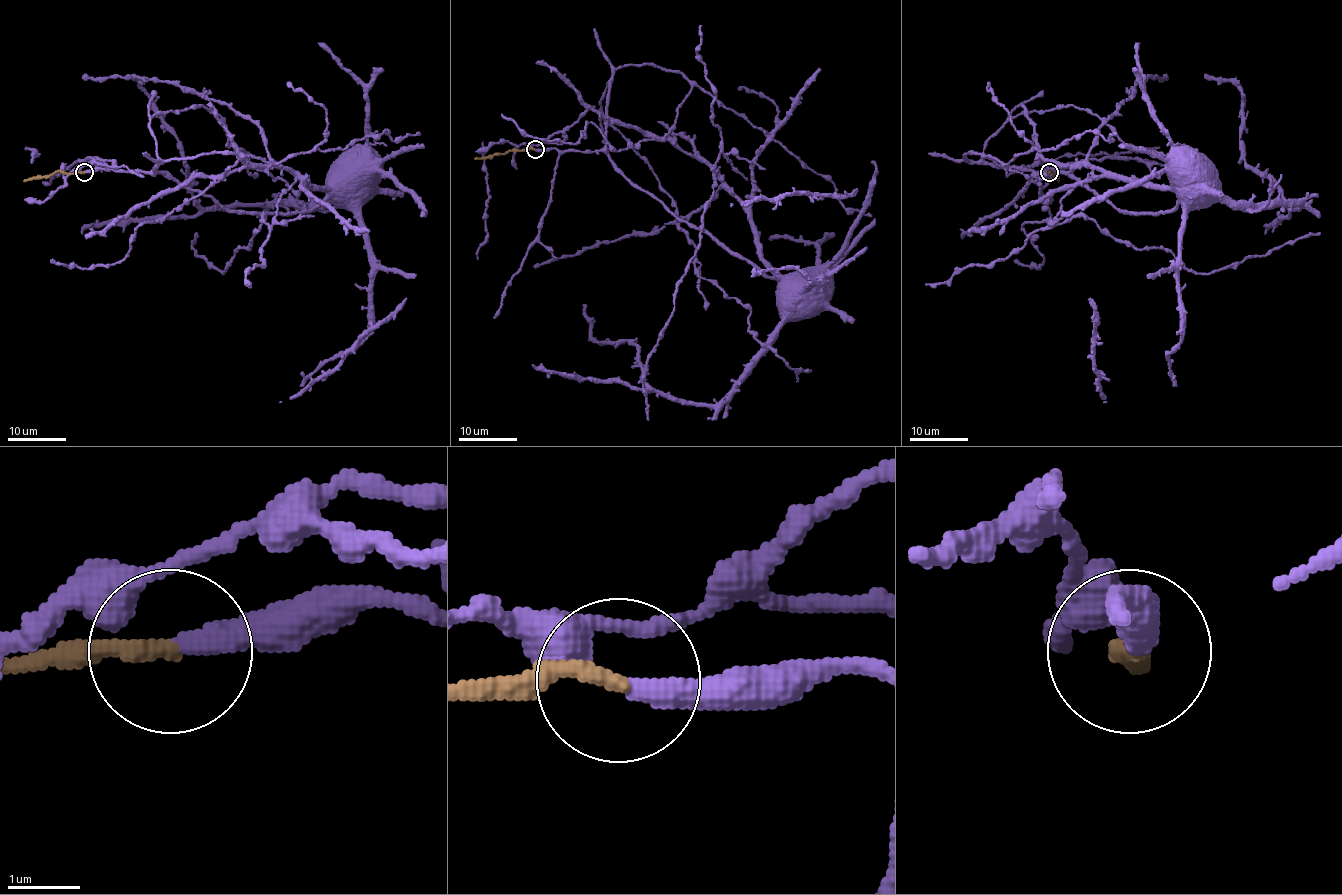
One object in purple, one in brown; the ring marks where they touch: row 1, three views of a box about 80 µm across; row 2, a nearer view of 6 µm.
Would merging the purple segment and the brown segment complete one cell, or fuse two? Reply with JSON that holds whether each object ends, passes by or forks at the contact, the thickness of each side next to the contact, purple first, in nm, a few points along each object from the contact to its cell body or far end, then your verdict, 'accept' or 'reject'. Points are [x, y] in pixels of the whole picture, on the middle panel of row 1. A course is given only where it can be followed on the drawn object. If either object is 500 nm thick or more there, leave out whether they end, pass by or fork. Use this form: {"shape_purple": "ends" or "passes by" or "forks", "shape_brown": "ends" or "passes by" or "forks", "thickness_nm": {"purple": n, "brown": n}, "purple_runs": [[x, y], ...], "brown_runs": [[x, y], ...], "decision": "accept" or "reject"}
{"shape_purple": "passes by", "shape_brown": "ends", "thickness_nm": {"purple": 240, "brown": 240}, "purple_runs": [[534, 149], [602, 151], [634, 184], [651, 193], [680, 219], [705, 229], [779, 283], [780, 293], [809, 293]], "brown_runs": [[534, 149], [505, 151], [475, 158]], "decision": "accept"}

